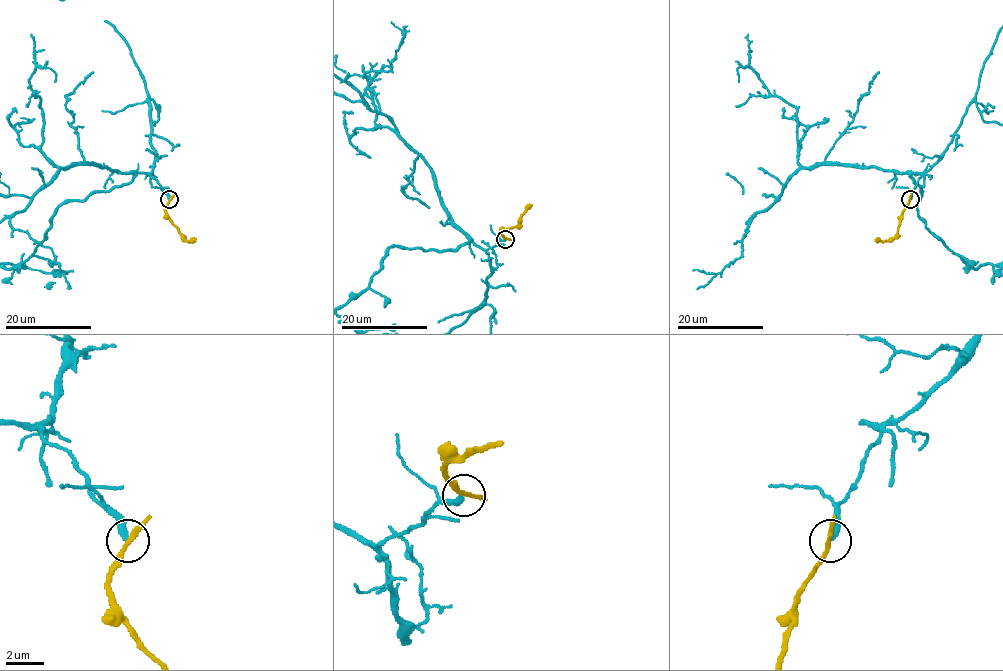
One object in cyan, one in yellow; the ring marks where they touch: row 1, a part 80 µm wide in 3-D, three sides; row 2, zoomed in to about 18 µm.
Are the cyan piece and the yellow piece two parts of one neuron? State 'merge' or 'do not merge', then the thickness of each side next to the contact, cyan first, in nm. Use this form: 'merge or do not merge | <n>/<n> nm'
do not merge | 320/220 nm

